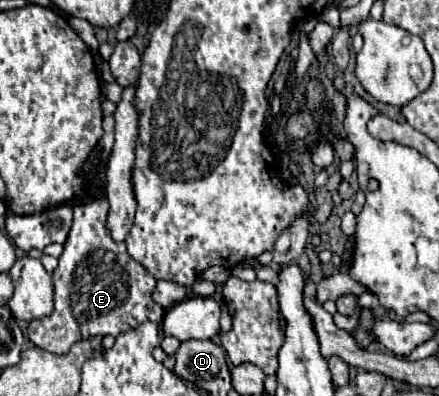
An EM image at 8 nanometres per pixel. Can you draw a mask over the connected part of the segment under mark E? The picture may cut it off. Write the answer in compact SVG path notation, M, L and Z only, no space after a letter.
M96 191L90 197L74 203L72 231L68 235L68 241L64 243L64 253L60 255L60 265L52 273L54 311L52 311L52 315L48 315L44 319L34 319L28 323L28 339L44 351L64 355L70 349L70 345L84 341L84 339L106 337L106 335L116 337L124 331L136 329L140 323L146 323L146 321L162 323L164 309L152 301L152 289L156 285L156 279L126 253L124 243L114 243L110 239L110 235L104 227L106 215L108 215L108 199L102 191Z

